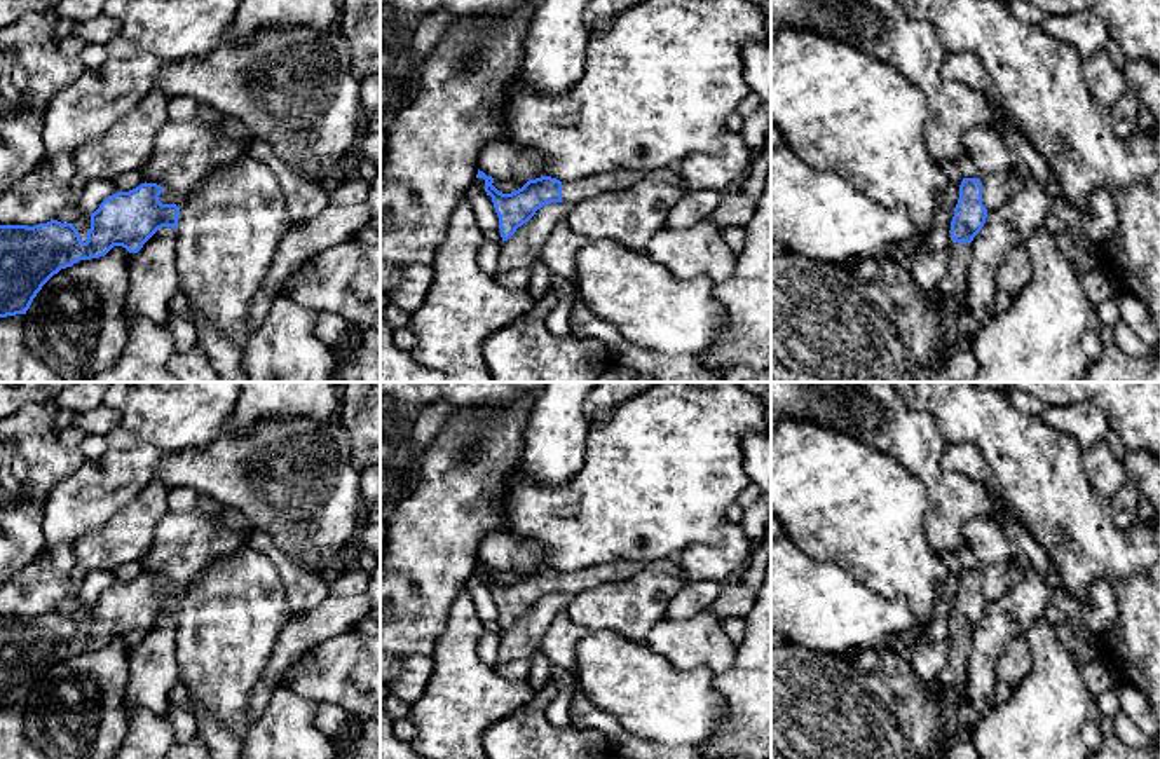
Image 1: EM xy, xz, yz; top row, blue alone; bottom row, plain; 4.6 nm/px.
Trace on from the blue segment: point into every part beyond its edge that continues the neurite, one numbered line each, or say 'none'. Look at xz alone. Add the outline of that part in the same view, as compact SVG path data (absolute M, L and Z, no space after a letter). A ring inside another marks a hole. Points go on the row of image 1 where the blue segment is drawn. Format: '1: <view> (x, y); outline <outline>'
1: xz (616, 180); outline M616 168L607 173L590 174L576 181L562 181L562 202L576 204L583 199L595 199L607 192L624 192L642 180L670 183L687 190L679 168L661 168L652 173Z

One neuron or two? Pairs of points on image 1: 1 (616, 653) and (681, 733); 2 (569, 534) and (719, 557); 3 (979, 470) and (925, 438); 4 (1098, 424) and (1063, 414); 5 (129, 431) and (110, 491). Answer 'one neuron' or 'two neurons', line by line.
1: one neuron
2: two neurons
3: two neurons
4: one neuron
5: two neurons

